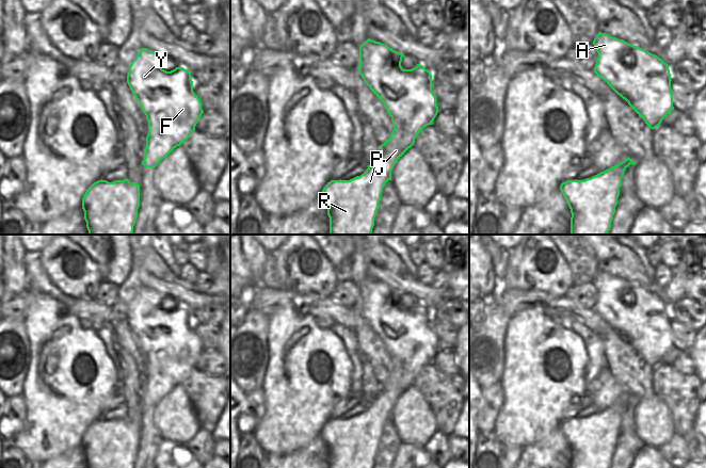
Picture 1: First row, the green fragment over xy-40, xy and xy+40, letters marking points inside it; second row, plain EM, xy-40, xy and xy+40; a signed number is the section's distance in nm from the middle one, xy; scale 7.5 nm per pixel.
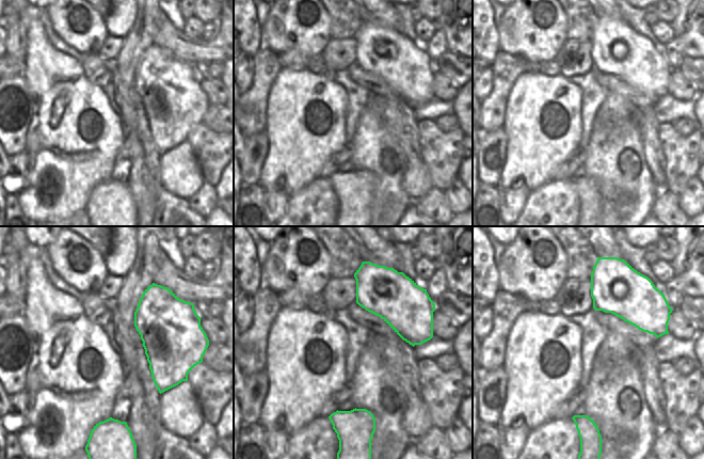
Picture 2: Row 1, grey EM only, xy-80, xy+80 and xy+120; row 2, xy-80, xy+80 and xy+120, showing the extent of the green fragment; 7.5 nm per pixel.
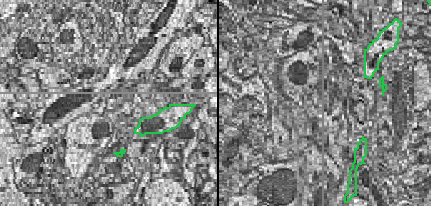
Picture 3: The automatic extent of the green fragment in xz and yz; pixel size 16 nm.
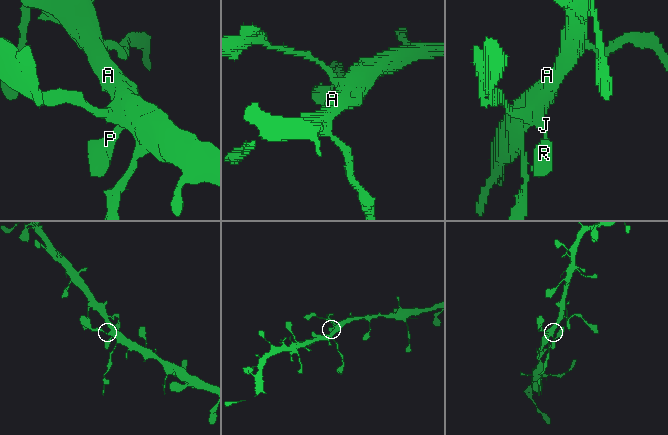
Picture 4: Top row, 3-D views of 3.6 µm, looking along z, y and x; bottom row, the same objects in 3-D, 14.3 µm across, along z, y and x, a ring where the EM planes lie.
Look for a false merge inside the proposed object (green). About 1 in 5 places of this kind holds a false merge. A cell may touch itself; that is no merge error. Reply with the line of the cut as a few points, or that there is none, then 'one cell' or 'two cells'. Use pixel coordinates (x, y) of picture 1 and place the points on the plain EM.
cut none; one cell

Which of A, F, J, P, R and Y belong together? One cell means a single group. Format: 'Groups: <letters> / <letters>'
Groups: A F J P R Y.

